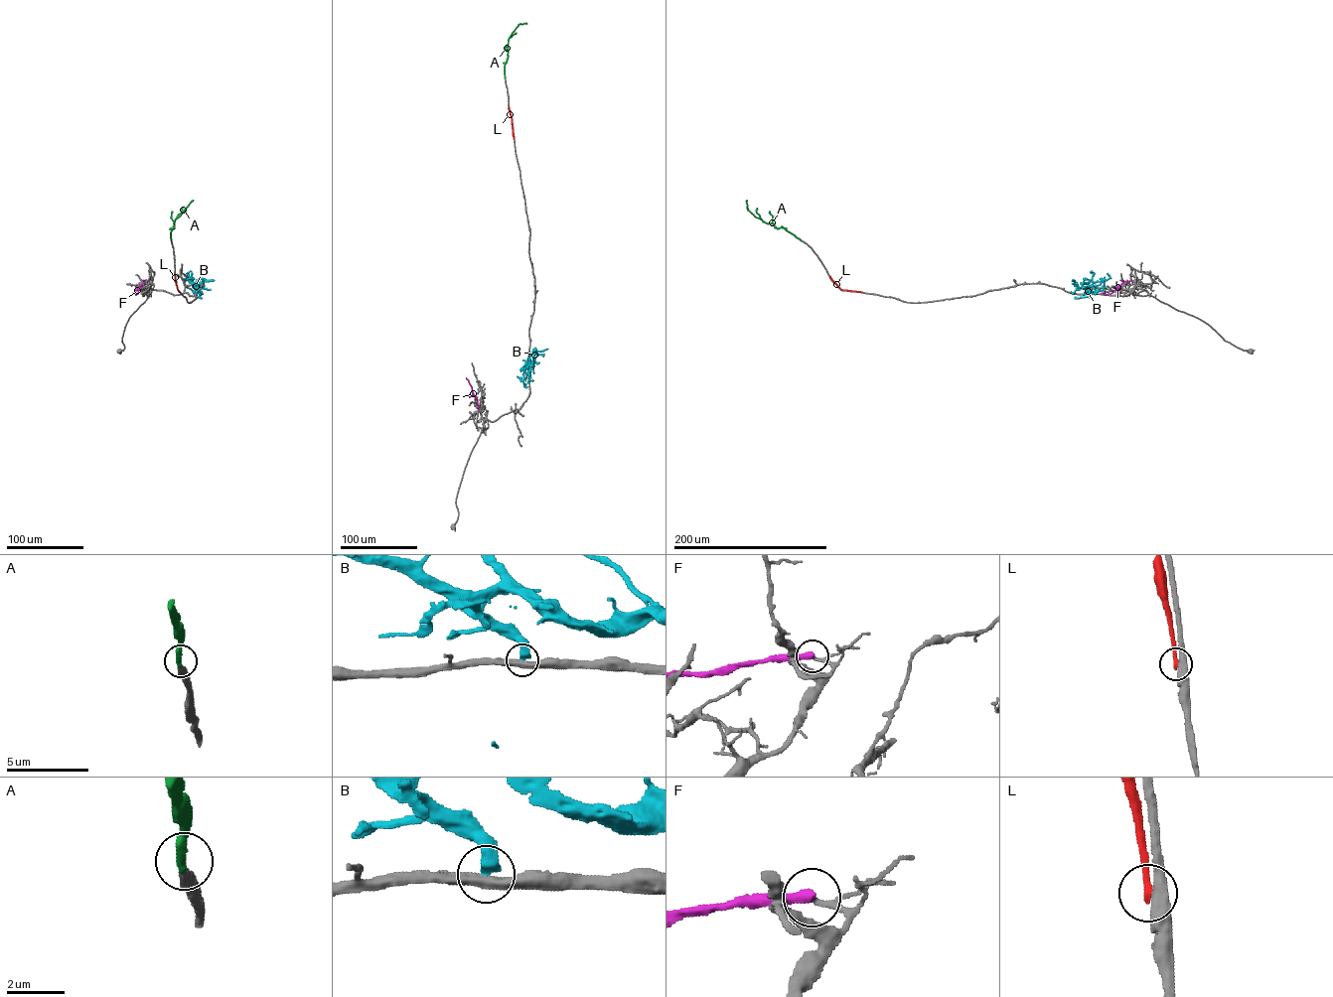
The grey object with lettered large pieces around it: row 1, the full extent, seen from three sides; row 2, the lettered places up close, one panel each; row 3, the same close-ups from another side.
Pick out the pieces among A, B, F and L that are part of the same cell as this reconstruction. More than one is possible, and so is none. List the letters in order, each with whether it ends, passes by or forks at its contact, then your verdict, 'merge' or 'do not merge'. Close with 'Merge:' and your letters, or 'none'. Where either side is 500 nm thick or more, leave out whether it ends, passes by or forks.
A: it ends; merge
B: it ends; do not merge
F: it ends; do not merge
L: it ends; do not merge
Merge: A

